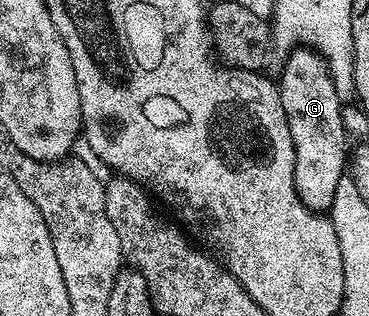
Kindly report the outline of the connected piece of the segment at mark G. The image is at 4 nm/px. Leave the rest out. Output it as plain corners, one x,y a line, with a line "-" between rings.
300,46
286,53
283,73
277,79
281,106
285,106
285,118
289,122
289,134
295,147
295,189
309,210
320,214
326,213
333,202
333,194
337,194
337,182
345,175
349,164
349,148
346,148
349,133
343,123
344,105
337,98
335,83
327,63
313,48

